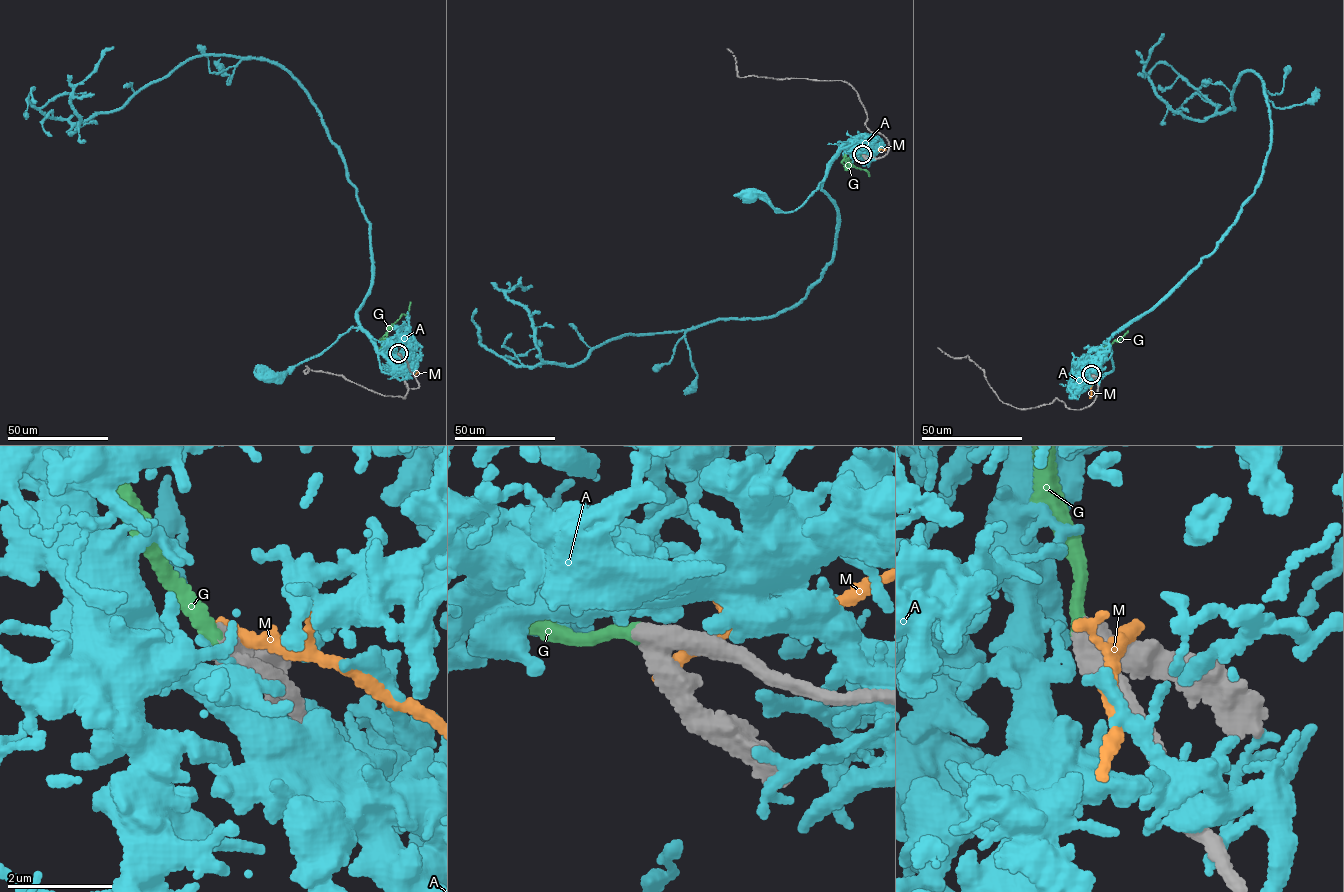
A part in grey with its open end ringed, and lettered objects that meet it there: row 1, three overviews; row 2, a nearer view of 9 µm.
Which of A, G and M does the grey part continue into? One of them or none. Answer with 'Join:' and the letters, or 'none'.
Join: G

